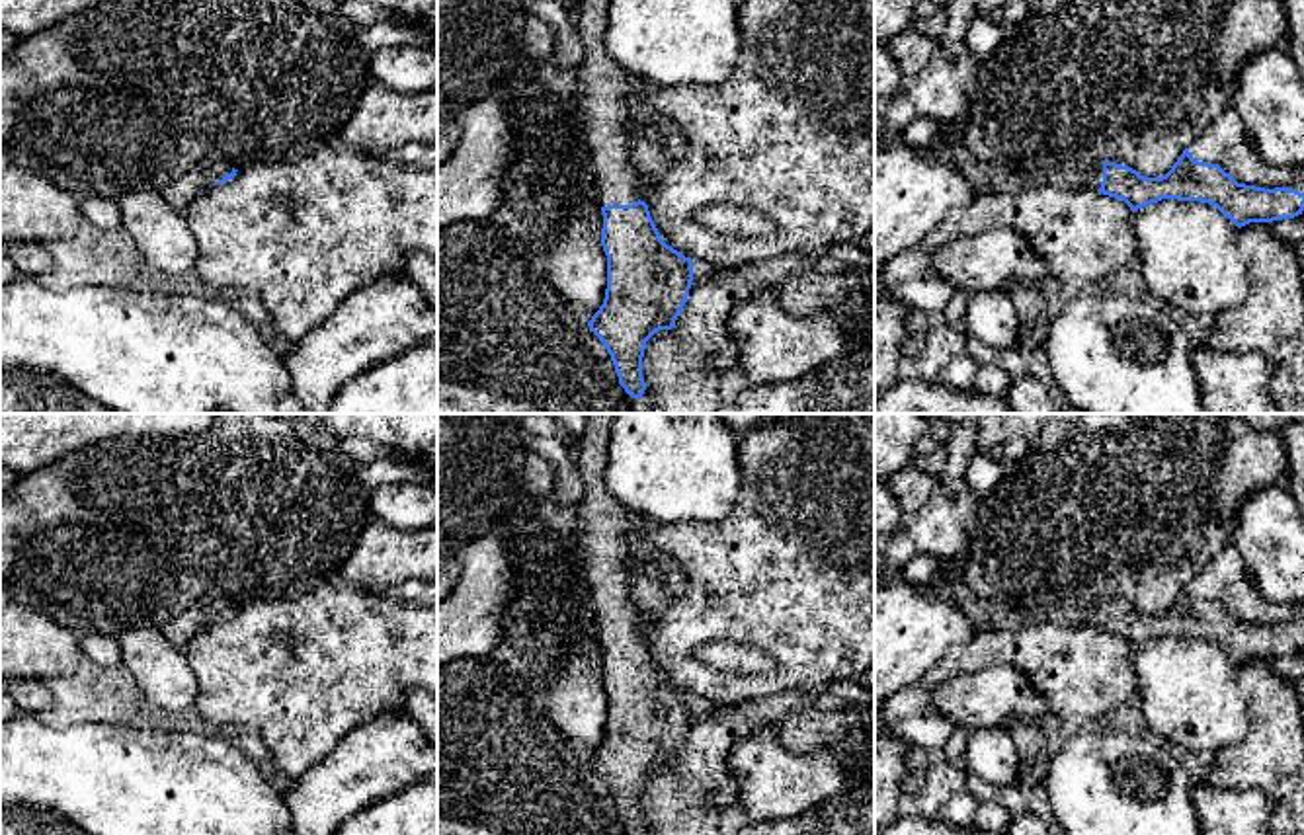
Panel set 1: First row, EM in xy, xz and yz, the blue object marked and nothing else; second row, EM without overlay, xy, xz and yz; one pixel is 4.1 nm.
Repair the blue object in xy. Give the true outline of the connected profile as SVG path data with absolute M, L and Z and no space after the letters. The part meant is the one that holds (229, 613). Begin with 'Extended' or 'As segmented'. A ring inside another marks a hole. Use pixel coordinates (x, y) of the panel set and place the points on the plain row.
Extended. M203 599L162 626L164 636L178 648L185 648L201 626L224 620L236 613L230 601Z

